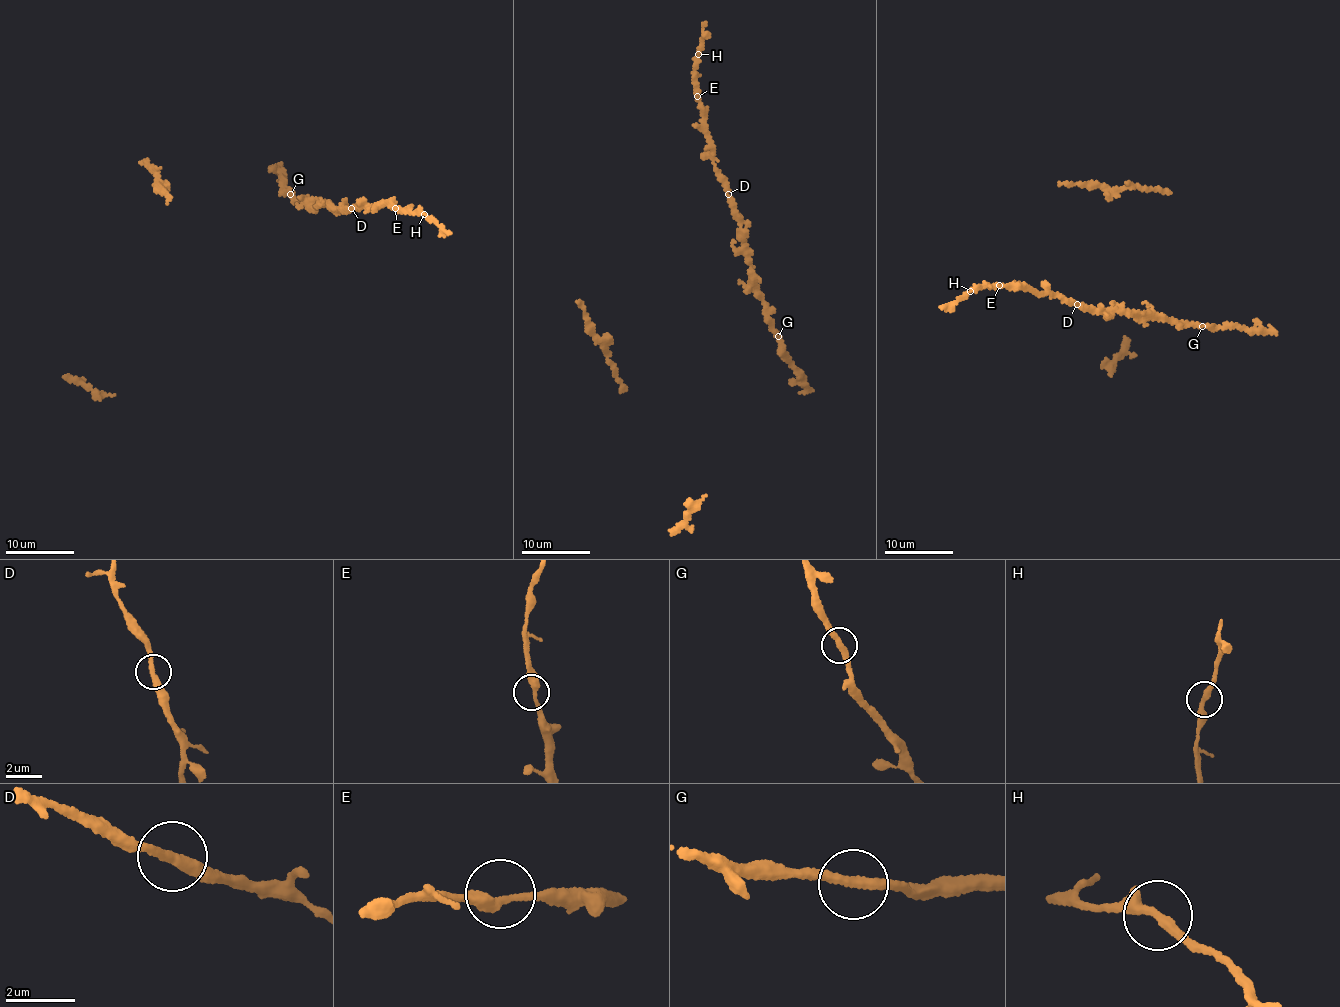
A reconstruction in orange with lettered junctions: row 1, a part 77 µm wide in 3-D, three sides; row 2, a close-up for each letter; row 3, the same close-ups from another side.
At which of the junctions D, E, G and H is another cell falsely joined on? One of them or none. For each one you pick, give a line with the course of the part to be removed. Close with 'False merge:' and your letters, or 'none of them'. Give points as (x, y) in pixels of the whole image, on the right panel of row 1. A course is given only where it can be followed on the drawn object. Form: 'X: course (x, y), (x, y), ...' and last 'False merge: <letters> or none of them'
False merge: none of them

